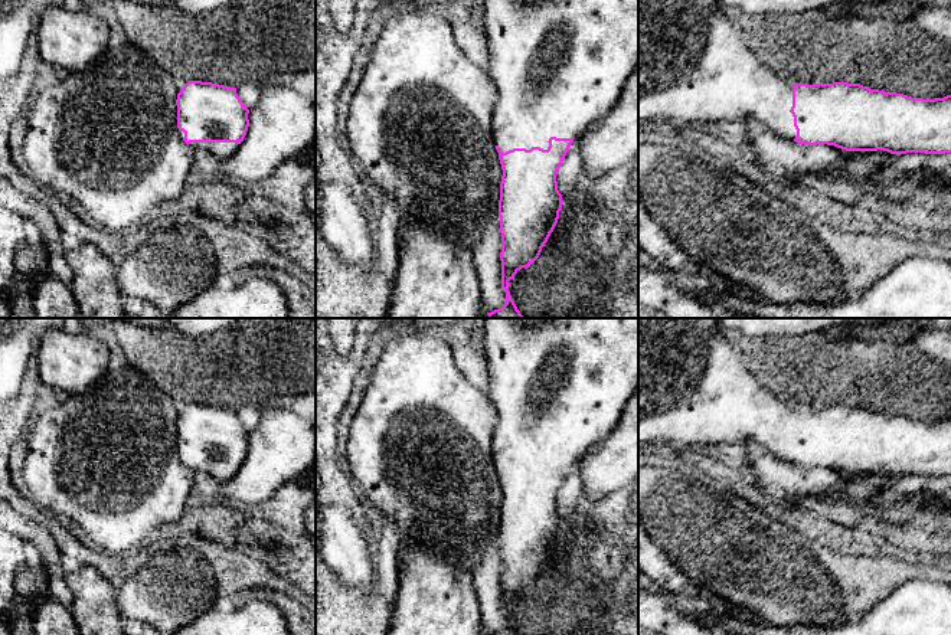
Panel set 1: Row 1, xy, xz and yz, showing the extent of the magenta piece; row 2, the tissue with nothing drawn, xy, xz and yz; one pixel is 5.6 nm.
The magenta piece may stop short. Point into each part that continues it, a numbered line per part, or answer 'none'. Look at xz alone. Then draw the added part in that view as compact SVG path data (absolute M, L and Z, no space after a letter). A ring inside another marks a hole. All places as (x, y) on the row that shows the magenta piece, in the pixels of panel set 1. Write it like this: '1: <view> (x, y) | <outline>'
1: xz (558, 65) | M484 0L484 30L488 45L487 73L497 89L493 112L493 140L500 151L513 148L540 147L548 150L549 138L576 138L582 135L599 117L611 111L628 76L638 63L638 0Z

